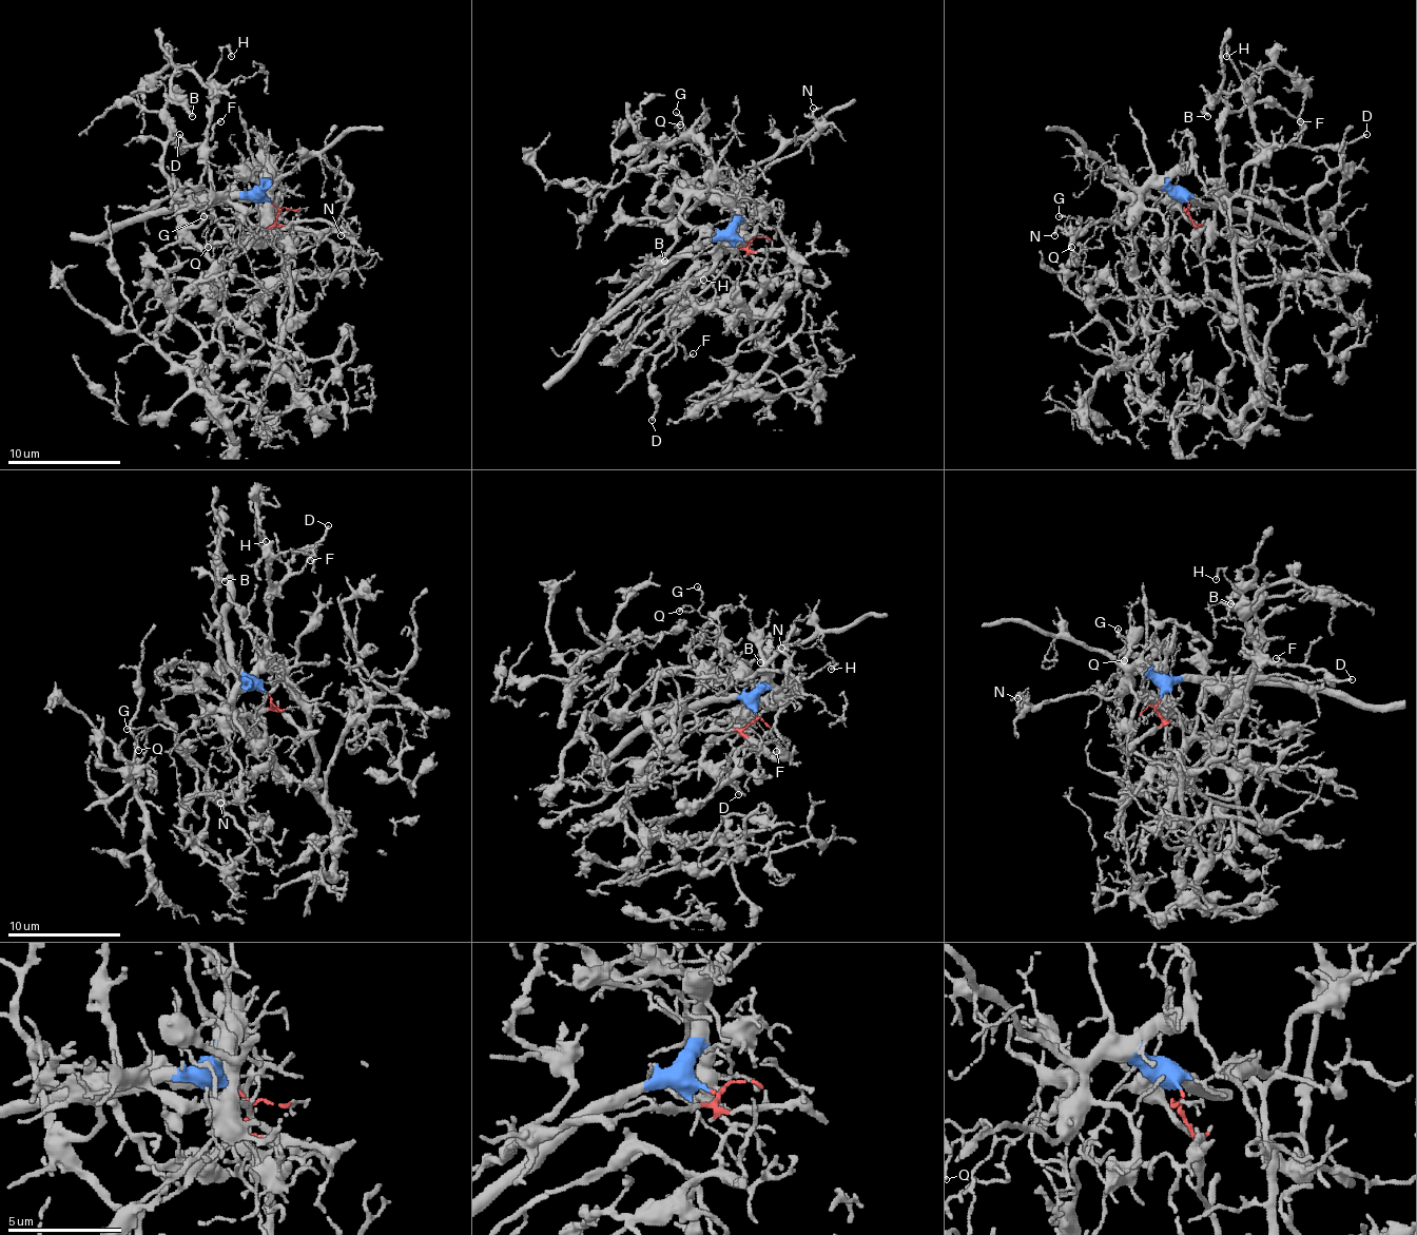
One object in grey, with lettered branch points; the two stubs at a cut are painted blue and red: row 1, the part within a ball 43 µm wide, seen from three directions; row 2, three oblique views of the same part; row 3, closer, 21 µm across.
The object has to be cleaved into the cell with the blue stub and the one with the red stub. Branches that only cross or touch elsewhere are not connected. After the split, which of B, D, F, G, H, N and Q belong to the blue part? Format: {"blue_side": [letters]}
{"blue_side": ["G", "N", "Q"]}

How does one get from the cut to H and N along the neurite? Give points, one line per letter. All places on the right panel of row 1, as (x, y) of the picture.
H: (1188, 201), (1205, 284), (1242, 319), (1260, 364), (1231, 233), (1248, 238), (1251, 89), (1225, 57)
N: (1188, 201), (1180, 193), (1149, 188), (1141, 213), (1126, 228), (1104, 218), (1059, 228), (1055, 236)

